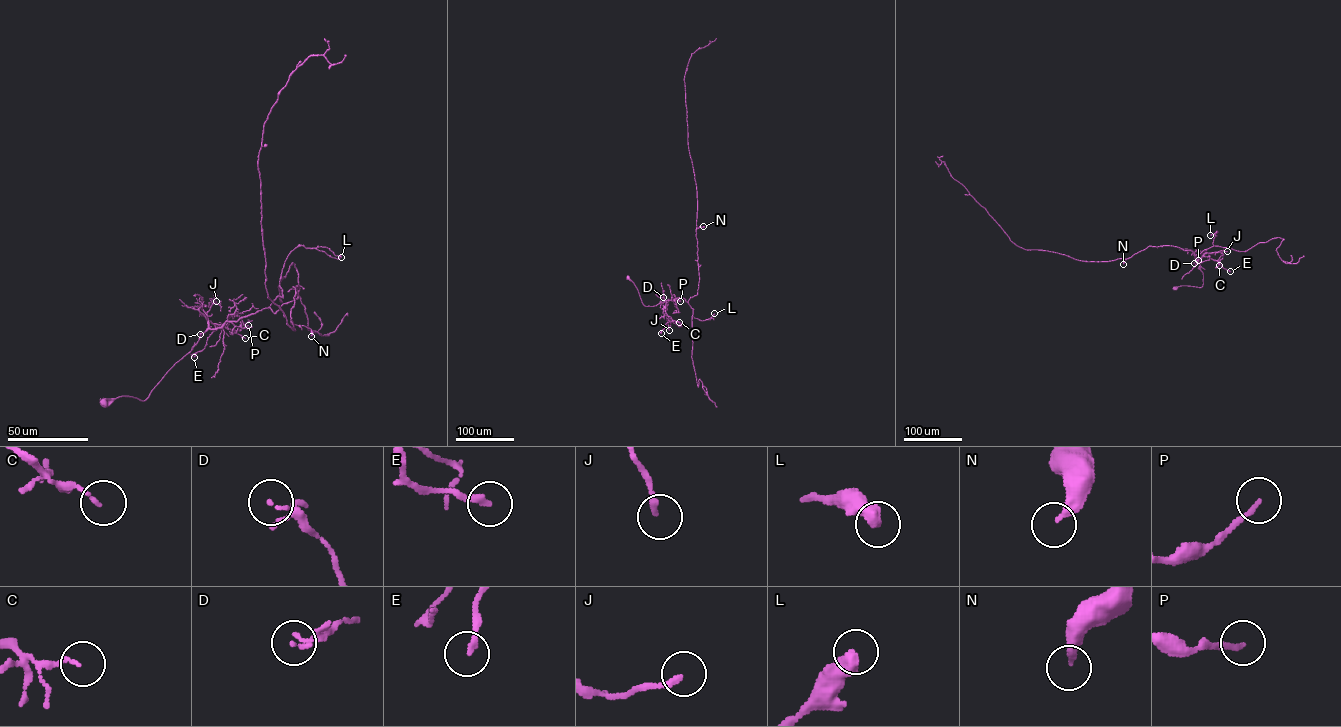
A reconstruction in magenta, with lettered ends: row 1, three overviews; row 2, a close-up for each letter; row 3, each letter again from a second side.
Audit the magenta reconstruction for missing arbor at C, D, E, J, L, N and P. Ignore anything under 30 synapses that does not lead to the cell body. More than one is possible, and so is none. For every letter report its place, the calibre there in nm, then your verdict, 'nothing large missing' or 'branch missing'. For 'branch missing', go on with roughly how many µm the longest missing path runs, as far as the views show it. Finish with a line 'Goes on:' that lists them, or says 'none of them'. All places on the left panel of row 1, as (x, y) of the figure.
C: (245, 338) | 100 nm | nothing large missing
D: (200, 334) | 80 nm | nothing large missing
E: (194, 357) | 180 nm | nothing large missing
J: (216, 301) | 190 nm | nothing large missing
L: (341, 257) | 550 nm | nothing large missing
N: (311, 336) | 280 nm | nothing large missing
P: (248, 325) | 180 nm | nothing large missing
Goes on: none of them

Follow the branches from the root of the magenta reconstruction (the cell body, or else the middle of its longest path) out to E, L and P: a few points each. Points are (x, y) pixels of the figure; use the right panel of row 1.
E: (1174, 288), (1202, 286), (1203, 275), (1198, 261), (1203, 256), (1218, 261), (1230, 271)
L: (1174, 288), (1202, 286), (1203, 273), (1194, 256), (1213, 246), (1218, 232), (1210, 235)
P: (1174, 288), (1202, 286), (1203, 275), (1198, 260)

